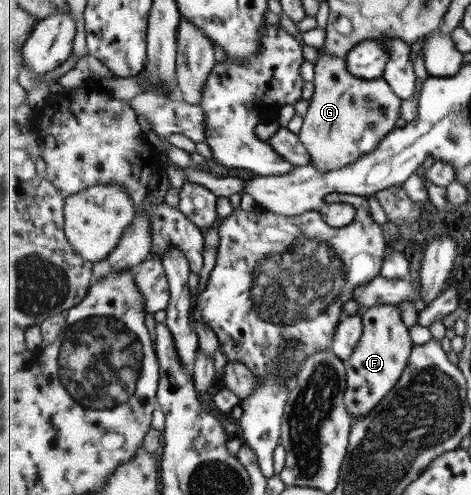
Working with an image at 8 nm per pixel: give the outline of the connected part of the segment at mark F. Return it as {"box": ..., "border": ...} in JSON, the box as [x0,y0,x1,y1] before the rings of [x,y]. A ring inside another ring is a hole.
{"box":[345,305,414,422],"border":[[[399,305],[373,306],[362,313],[362,319],[364,331],[361,340],[346,365],[348,386],[345,402],[347,411],[353,415],[355,422],[369,416],[369,413],[375,411],[377,405],[393,391],[405,374],[406,368],[410,366],[410,356],[414,347]]]}

